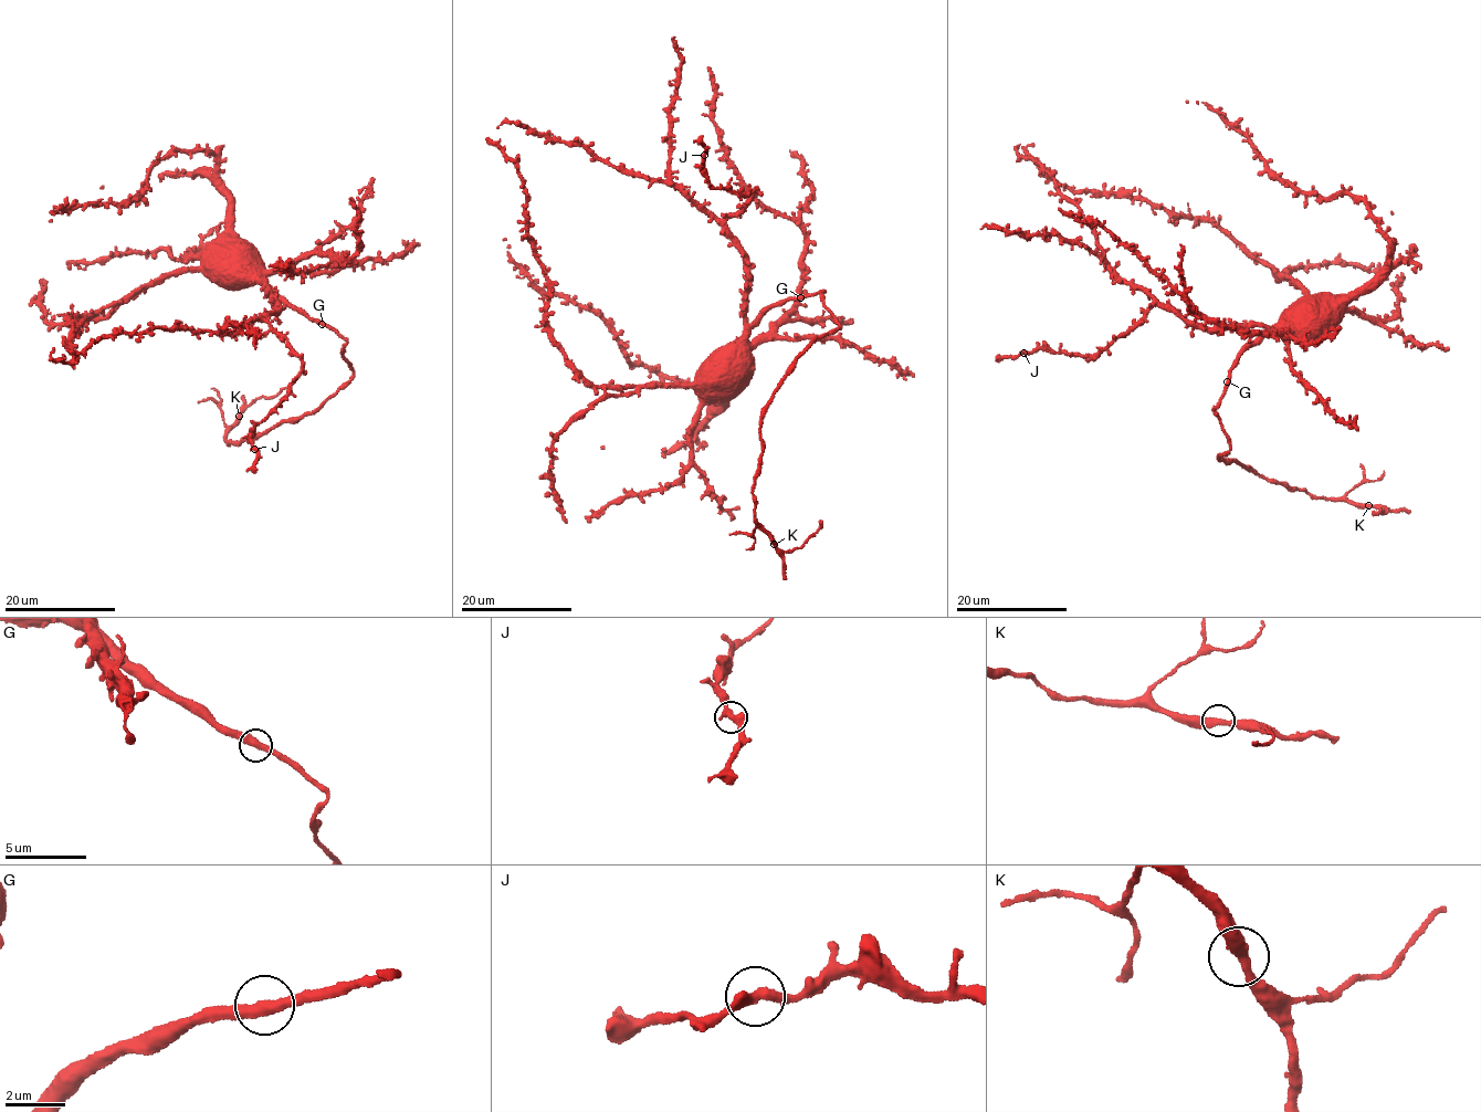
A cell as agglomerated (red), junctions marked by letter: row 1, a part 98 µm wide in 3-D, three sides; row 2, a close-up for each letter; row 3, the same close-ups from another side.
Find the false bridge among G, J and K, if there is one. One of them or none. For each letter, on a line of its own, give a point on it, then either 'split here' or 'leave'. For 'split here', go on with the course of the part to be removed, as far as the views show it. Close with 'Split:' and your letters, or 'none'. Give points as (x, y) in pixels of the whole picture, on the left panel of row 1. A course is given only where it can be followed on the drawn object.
G: at (322, 324); leave
J: at (254, 449); leave
K: at (239, 416); leave
Split: none

